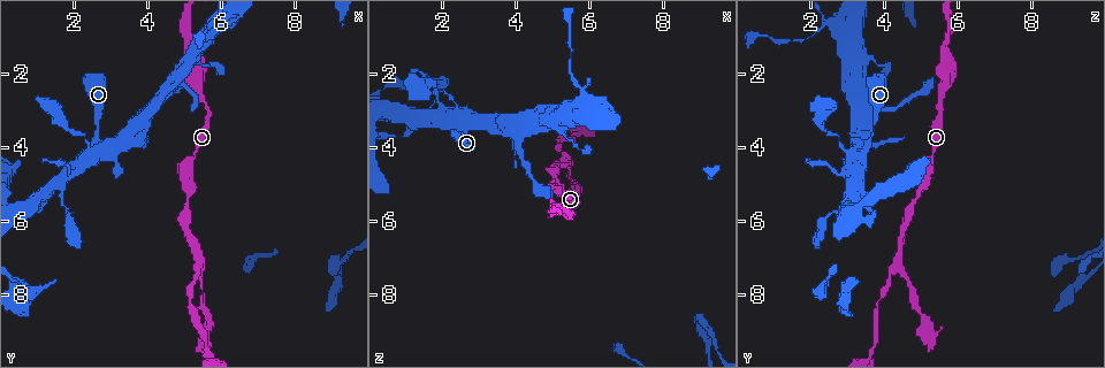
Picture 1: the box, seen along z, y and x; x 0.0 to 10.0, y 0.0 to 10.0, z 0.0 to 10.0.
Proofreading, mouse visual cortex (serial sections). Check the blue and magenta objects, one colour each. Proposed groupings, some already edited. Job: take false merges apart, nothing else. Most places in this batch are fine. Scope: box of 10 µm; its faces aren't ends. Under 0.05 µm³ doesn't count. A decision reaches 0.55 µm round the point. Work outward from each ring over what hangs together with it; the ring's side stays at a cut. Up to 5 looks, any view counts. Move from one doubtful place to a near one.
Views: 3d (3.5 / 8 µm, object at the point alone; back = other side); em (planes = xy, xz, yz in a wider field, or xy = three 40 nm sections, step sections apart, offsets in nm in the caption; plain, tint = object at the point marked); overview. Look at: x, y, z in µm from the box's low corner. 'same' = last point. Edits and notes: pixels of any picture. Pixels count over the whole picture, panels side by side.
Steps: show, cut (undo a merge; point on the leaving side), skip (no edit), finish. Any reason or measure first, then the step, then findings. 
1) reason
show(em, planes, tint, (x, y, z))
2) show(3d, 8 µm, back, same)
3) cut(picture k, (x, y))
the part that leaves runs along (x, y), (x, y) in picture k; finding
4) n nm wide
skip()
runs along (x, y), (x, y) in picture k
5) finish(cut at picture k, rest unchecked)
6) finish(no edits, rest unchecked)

branch point
show(3d, 3.5 µm, (2.60, 4.05, 3.30))

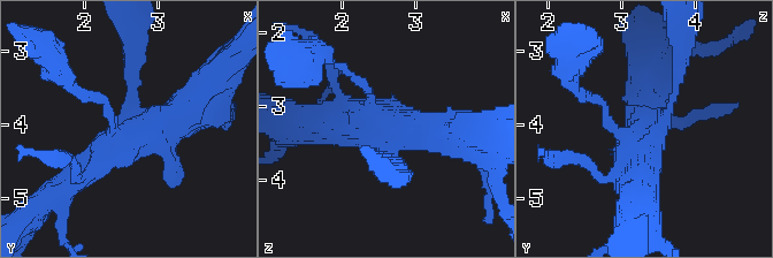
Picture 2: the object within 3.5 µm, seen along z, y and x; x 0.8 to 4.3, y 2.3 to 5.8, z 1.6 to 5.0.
need the tissue
show(em, xy, step 1, tint, (2.65, 4.05, 3.35))

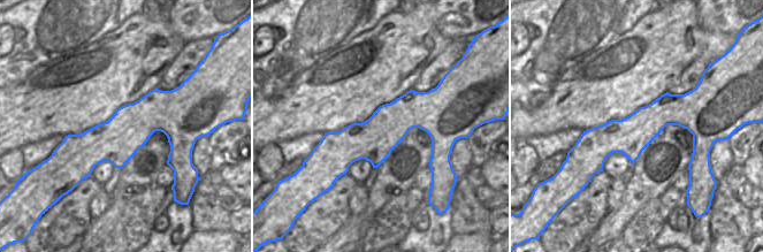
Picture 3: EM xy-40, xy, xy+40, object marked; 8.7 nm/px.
skip()
runs along (134, 66), (134, 133), (76, 175) in picture 2; continuous, no second cell

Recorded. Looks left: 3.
abrupt turn
show(3d, 8 µm, back, (5.75, 0.70, 2.40))

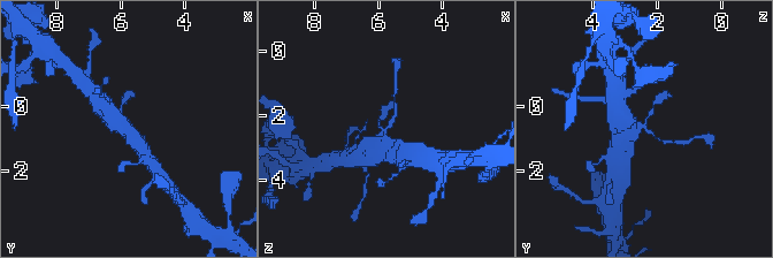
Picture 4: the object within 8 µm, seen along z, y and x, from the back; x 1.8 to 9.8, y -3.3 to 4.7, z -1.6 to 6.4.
show(em, xy, step 2, tint, same)

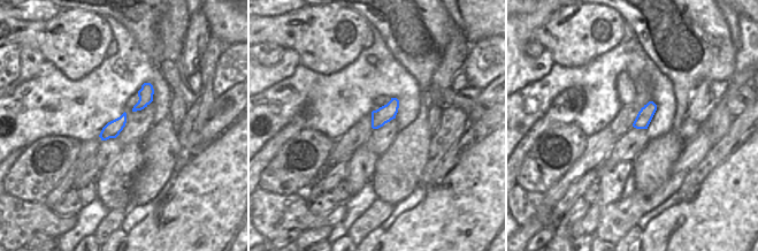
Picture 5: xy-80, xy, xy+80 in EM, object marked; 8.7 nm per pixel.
skip()
runs along (620, 144), (640, 127), (667, 142) in picture 4; one cell here

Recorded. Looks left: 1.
finish(no edits, rest unchecked)

